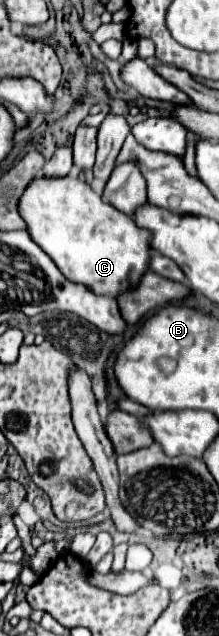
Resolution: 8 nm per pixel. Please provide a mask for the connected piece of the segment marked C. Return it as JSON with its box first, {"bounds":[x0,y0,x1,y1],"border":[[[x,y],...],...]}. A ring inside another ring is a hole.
{"bounds":[18,177,150,297],"border":[[[38,177],[24,189],[18,211],[24,217],[32,241],[60,265],[64,277],[88,285],[96,295],[118,297],[124,289],[136,285],[144,275],[144,267],[148,267],[150,233],[136,227],[132,217],[104,203],[86,181]]]}

